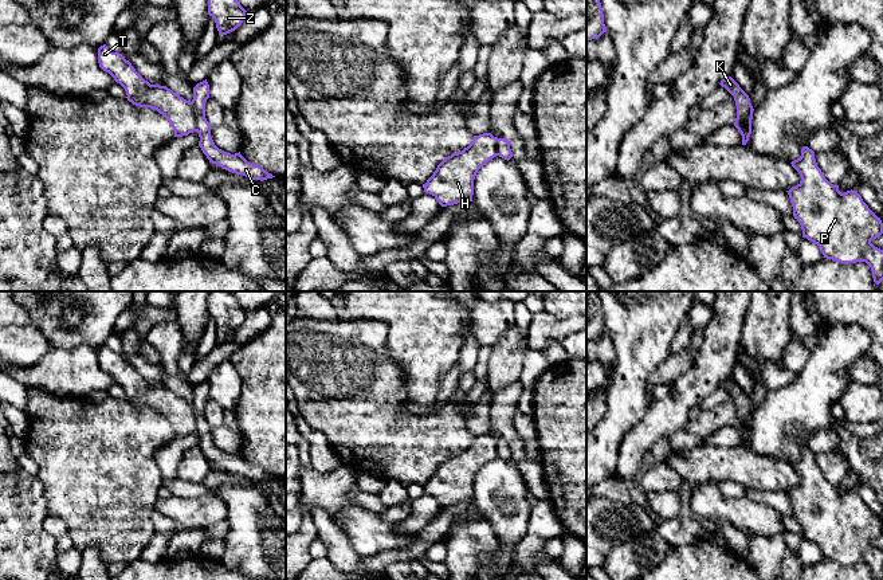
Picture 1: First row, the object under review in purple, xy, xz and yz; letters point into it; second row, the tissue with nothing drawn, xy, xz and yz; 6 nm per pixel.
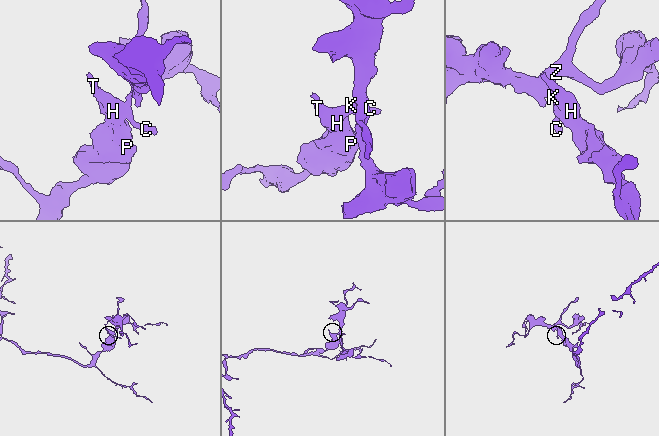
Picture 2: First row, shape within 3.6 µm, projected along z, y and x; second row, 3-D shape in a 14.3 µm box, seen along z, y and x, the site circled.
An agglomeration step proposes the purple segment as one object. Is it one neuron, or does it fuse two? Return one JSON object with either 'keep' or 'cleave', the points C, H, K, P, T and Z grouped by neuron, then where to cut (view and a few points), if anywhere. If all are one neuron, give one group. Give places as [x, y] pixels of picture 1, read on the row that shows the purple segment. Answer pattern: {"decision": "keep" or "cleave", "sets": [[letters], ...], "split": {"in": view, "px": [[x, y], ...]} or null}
{"decision": "cleave", "sets": [["C", "K", "Z"], ["H", "P", "T"]], "split": {"in": "xy", "px": [[191, 102], [195, 110], [196, 130]]}}

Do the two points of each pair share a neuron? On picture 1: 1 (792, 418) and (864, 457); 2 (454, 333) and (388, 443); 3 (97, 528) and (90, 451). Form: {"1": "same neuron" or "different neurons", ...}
{"1": "different neurons", "2": "different neurons", "3": "same neuron"}

